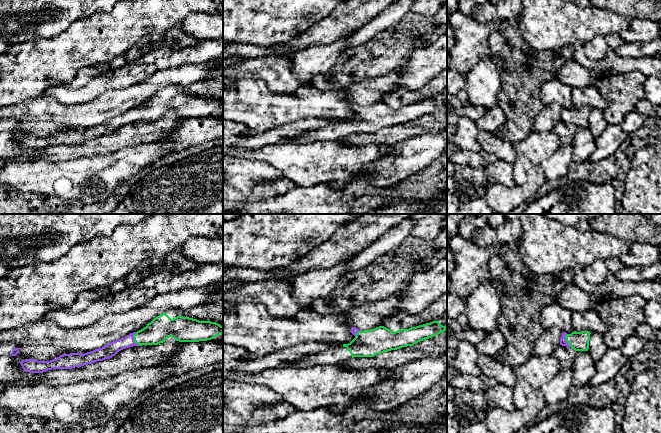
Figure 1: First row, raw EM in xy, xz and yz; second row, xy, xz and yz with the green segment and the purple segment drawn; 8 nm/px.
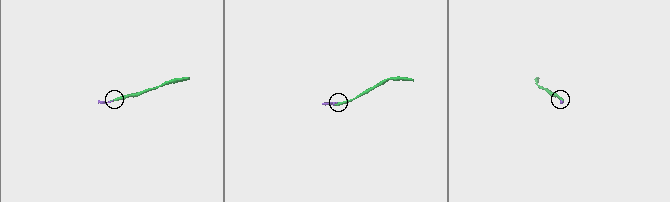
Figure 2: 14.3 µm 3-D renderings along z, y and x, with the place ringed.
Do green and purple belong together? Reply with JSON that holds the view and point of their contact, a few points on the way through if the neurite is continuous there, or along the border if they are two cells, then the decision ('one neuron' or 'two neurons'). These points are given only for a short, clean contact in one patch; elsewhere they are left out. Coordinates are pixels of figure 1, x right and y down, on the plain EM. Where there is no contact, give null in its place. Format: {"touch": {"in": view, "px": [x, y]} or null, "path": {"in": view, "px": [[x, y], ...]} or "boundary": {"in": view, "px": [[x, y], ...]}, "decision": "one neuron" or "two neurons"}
{"touch": {"in": "xy", "px": [134, 116]}, "path": {"in": "xy", "px": [[160, 104], [151, 111], [134, 116], [117, 121], [108, 127]]}, "decision": "one neuron"}

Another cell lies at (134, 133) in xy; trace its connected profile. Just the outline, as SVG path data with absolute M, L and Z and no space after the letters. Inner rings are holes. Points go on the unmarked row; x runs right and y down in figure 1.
M168 113L158 121L133 122L119 127L115 132L103 137L75 143L72 145L52 145L34 149L38 156L35 161L66 161L81 157L104 154L122 147L151 143L164 138L175 129L176 121L181 118Z

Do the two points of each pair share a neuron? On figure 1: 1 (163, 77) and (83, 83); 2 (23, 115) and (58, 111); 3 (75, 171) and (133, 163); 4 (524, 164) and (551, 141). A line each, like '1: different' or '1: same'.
1: different
2: same
3: same
4: same

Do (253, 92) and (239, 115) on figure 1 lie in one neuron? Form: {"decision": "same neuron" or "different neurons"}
{"decision": "same neuron"}

